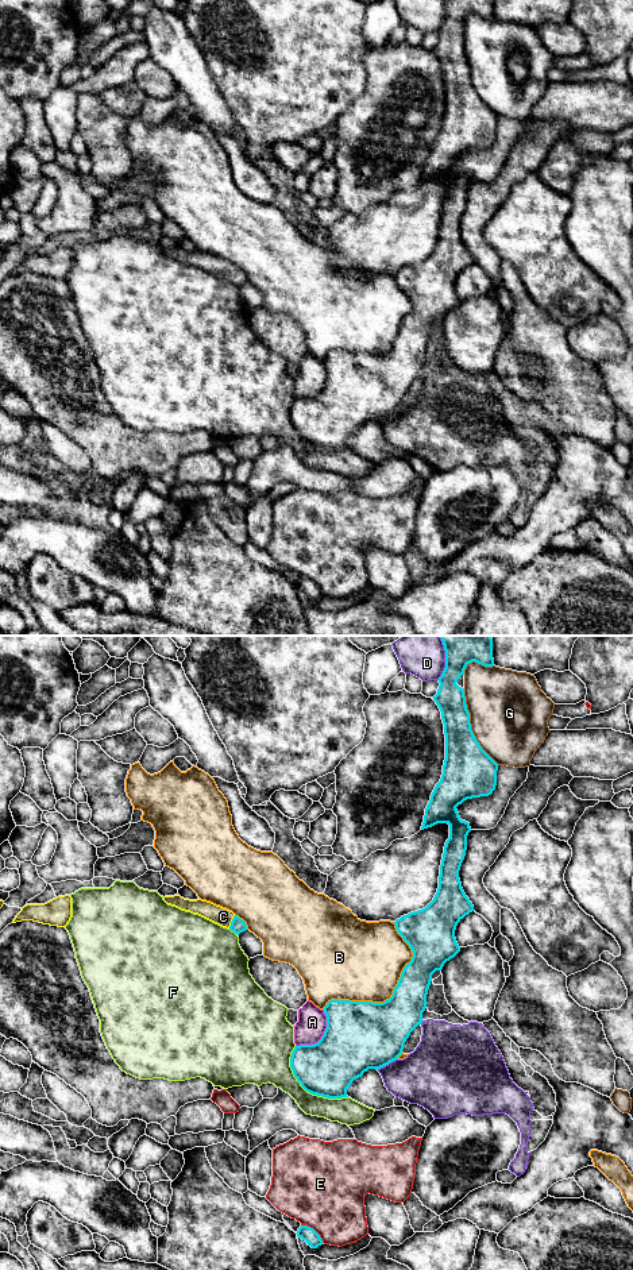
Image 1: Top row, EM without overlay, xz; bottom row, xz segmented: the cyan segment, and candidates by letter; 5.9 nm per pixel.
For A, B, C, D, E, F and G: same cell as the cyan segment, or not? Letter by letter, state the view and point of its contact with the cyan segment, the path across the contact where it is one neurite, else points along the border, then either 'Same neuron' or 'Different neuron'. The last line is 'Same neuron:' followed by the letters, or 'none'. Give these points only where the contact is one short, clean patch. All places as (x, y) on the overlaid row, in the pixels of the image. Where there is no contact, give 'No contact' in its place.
A: Touches cyan at xz (321, 1037). Different neuron
B: Touches cyan at xz (392, 995). Different neuron
C: Touches cyan at xz (231, 922). Path across: xz (238, 925), (231, 922), (223, 917). Same neuron
D: Touches cyan at xz (446, 657). Different neuron
E: Touches cyan at xz (313, 1230). Different neuron
F: Touches cyan at xz (305, 1089). Different neuron
G: Touches cyan at xz (470, 726). Different neuron
Same neuron: C

